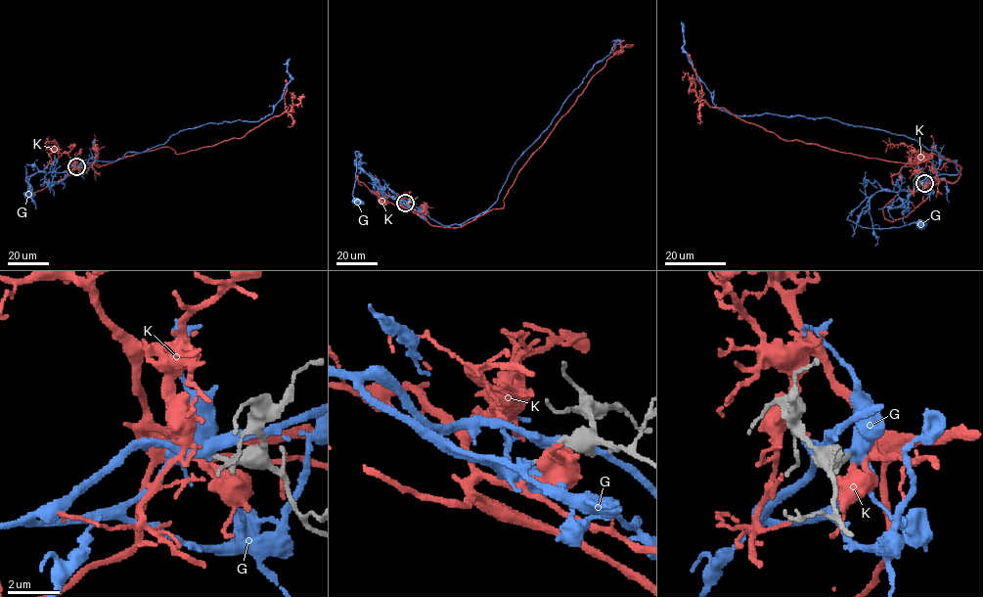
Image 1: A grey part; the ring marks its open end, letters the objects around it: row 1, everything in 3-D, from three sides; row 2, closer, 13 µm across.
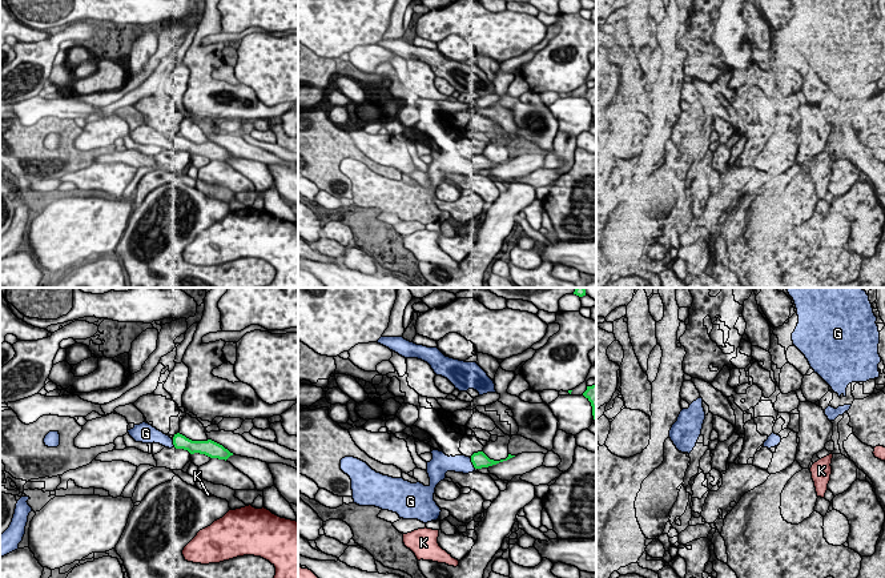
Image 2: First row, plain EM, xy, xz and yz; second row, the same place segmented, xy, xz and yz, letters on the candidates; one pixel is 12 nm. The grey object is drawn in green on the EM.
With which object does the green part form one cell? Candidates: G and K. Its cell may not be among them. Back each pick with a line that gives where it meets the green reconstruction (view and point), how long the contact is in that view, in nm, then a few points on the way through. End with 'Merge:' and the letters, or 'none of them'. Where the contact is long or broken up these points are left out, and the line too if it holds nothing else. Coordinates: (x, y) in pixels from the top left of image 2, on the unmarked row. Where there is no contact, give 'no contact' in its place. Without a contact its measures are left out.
G: contact xz (473, 165); length 140 nm
Merge: G

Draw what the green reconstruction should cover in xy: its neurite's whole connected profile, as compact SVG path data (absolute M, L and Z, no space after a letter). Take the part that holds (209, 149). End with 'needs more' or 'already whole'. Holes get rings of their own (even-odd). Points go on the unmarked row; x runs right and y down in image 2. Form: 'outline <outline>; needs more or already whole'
outline M142 124L140 127L134 127L133 131L128 132L129 137L136 144L142 145L160 145L165 149L176 149L188 152L190 156L200 154L205 156L210 160L228 161L233 154L225 150L222 146L208 141L208 143L192 143L185 137L177 135L173 140L157 132L152 127Z; needs more

